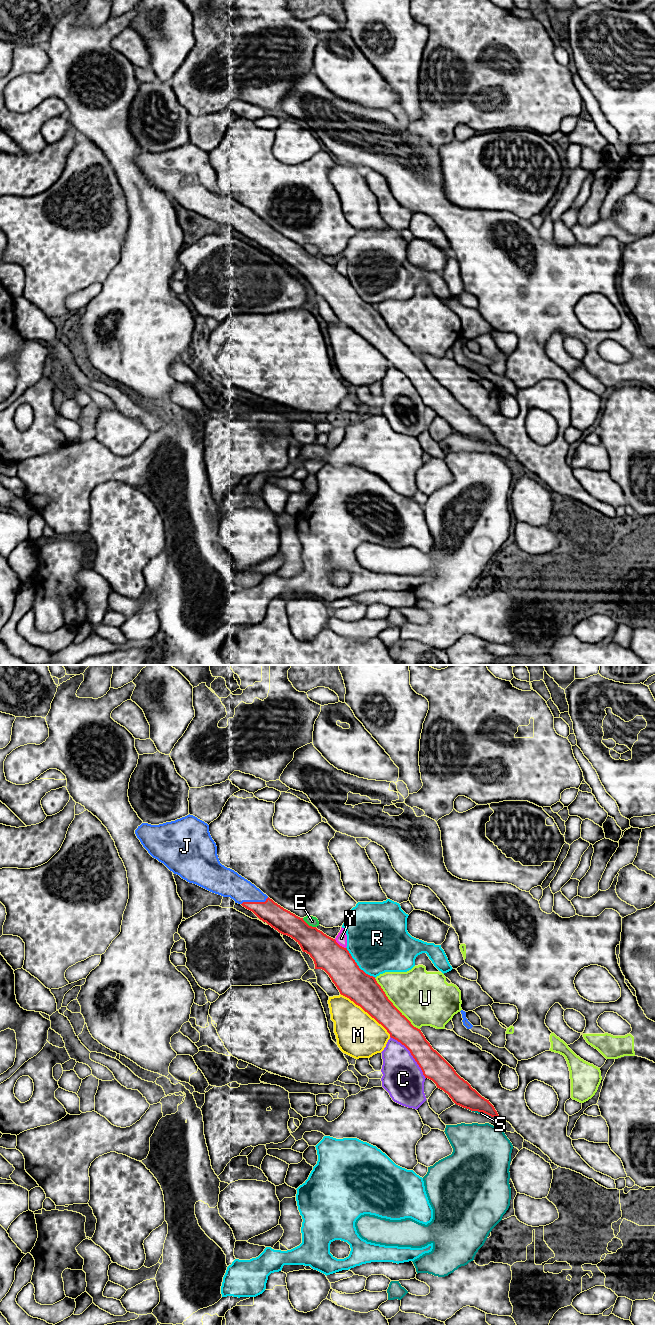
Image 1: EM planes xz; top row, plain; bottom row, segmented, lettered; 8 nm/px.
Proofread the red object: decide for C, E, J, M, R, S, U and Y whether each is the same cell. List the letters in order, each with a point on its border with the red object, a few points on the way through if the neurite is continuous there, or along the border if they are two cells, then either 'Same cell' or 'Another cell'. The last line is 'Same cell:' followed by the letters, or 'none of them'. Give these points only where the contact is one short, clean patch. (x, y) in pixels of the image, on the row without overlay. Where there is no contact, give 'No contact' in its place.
C: Touches red at xz (411, 382). Another cell
E: Touches red at xz (308, 253). Boundary: xz (302, 246), (309, 253), (315, 255). Another cell
J: Touches red at xz (254, 230). Same cell
M: Touches red at xz (366, 339). Another cell
R: Touches red at xz (357, 293). Another cell
S: Touches red at xz (480, 439). Another cell
U: Touches red at xz (393, 333). Another cell
Y: Touches red at xz (339, 273). Another cell
Same cell: J

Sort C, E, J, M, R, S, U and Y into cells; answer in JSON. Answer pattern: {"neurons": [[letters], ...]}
{"neurons": [["C"], ["E"], ["J"], ["M"], ["R"], ["S", "Y"], ["U"]]}

